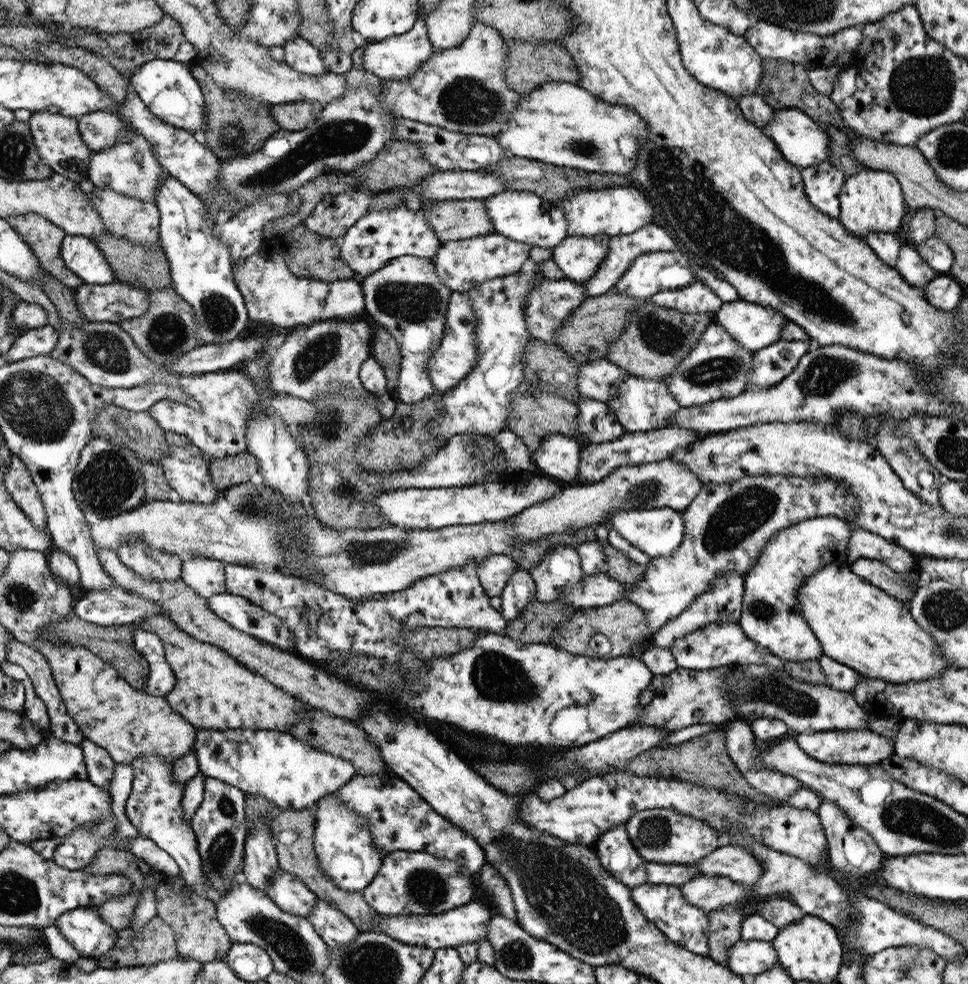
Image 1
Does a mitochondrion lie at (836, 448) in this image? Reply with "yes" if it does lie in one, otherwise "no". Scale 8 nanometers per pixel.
no

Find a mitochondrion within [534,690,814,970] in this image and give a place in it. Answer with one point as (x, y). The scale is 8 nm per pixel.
(653, 833)

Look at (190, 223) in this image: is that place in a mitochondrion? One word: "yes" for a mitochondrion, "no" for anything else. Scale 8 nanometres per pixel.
no

